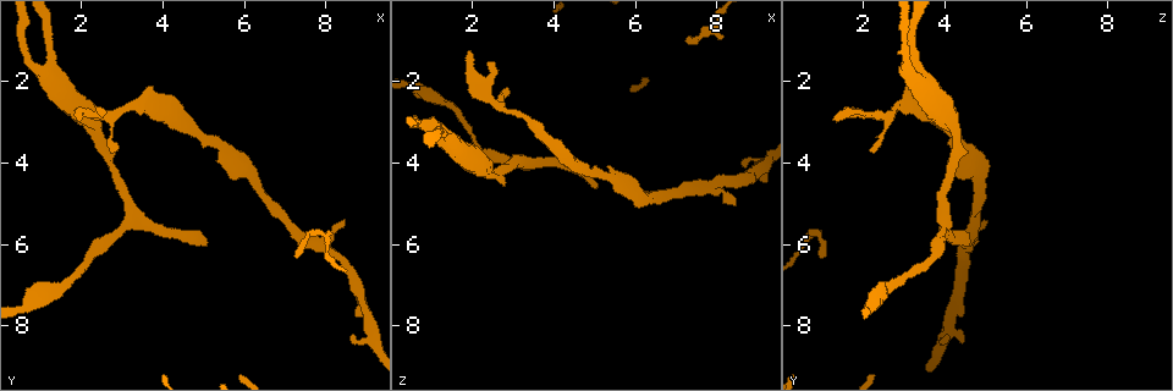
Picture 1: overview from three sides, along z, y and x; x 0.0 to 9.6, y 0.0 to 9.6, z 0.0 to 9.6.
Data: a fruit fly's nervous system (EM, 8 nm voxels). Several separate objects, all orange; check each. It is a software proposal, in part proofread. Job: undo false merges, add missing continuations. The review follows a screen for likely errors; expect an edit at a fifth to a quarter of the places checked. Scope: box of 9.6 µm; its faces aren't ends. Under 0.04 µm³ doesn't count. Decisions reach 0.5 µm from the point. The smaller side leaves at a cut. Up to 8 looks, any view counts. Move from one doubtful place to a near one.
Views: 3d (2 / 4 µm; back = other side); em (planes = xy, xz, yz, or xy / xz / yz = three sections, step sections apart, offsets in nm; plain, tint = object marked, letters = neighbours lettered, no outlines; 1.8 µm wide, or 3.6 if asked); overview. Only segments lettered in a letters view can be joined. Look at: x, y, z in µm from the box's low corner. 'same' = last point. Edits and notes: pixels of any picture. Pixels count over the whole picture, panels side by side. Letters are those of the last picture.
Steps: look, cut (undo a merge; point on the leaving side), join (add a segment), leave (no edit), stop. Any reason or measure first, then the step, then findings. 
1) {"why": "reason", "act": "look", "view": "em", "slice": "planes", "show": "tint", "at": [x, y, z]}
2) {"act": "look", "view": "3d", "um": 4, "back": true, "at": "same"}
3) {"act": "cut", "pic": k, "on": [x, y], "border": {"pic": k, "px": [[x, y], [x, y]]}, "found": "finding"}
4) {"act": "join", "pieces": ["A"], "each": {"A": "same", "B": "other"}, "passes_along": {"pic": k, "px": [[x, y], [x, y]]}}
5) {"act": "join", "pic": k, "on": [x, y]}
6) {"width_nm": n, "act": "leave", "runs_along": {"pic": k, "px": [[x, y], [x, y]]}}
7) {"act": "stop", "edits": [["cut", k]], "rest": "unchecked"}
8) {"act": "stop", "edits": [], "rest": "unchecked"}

{"why": "an open end", "act": "look", "view": "em", "slice": "xz", "step": 16, "show": "letters", "at": [5.05, 6.05, 4.60]}

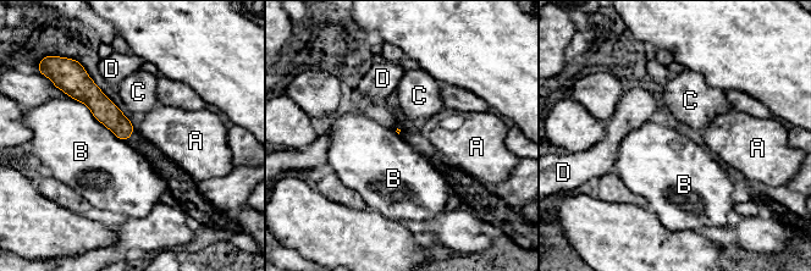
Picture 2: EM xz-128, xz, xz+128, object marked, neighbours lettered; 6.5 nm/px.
{"act": "leave", "each": {"A": "other", "B": "other", "C": "other", "D": "other"}, "border": {"pic": 2, "px": [[69, 95], [81, 100], [123, 142]]}, "found": "no lettered segment goes on from it"}

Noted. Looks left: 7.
{"why": "arms part here", "act": "look", "view": "3d", "um": 4, "at": [3.15, 5.30, 4.00]}

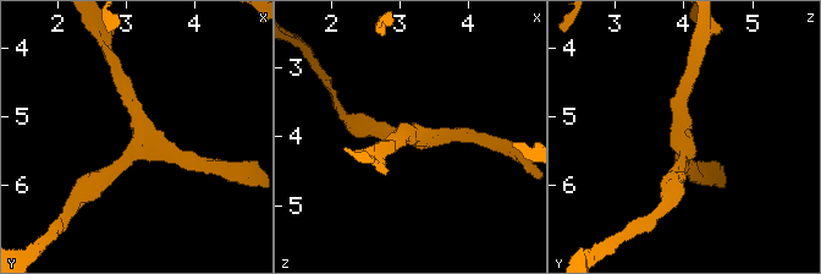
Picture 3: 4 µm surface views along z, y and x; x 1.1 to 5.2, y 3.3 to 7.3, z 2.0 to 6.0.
{"act": "look", "view": "em", "slice": "planes", "show": "tint", "at": [3.20, 5.35, 3.95]}

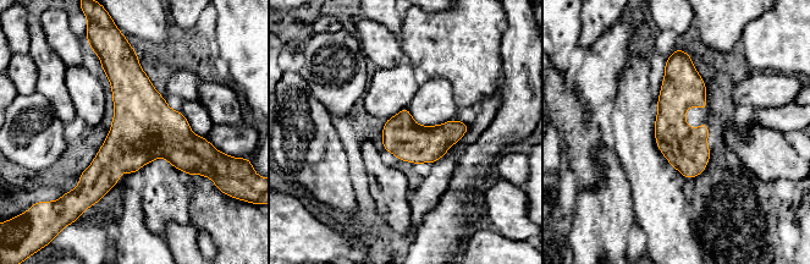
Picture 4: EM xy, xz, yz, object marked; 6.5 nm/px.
{"why": "what lies round it", "act": "look", "view": "em", "slice": "planes", "show": "letters", "at": "same"}

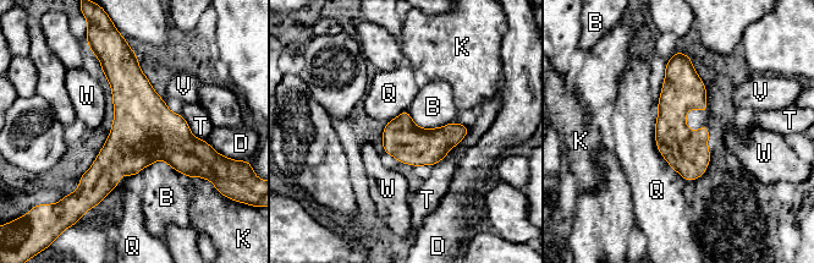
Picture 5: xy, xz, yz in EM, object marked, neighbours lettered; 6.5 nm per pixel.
{"act": "leave", "each": {"B": "other", "D": "other", "K": "other", "Q": "other", "T": "other", "V": "other", "W": "other"}, "border": {"pic": 5, "px": [[406, 110], [419, 127], [454, 122]]}, "found": "continuous, no second neuron"}

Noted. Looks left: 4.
{"why": "free end", "act": "look", "view": "em", "slice": "planes", "show": "letters", "at": [3.50, 2.20, 3.10]}

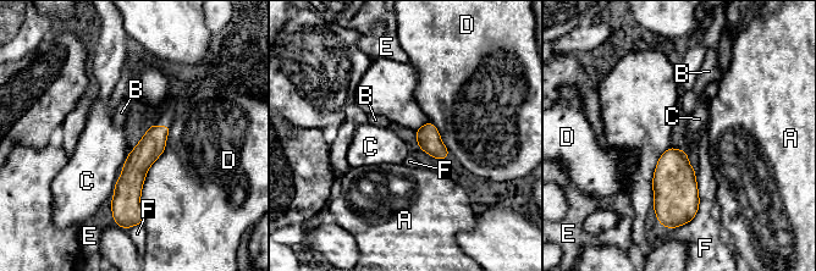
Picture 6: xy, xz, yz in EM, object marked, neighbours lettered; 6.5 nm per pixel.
{"width_nm": 160, "longest_contact_nm": ["D", 650], "act": "leave", "each": {"A": "other", "B": "other", "C": "other", "D": "other", "E": "other", "F": "other"}, "found": "no lettered segment goes on from it"}

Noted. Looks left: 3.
{"act": "stop", "edits": [], "rest": "unchecked"}

